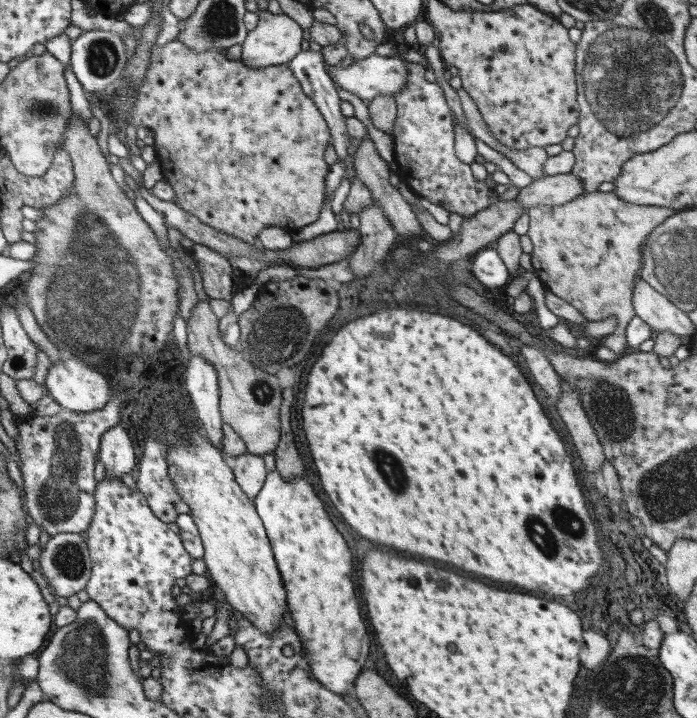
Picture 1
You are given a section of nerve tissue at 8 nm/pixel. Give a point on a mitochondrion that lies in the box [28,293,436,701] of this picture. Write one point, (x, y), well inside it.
(57, 501)

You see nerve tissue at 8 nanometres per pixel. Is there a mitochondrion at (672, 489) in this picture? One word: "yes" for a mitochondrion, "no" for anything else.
yes

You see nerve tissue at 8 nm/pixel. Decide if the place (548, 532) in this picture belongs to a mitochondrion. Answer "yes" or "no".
yes

